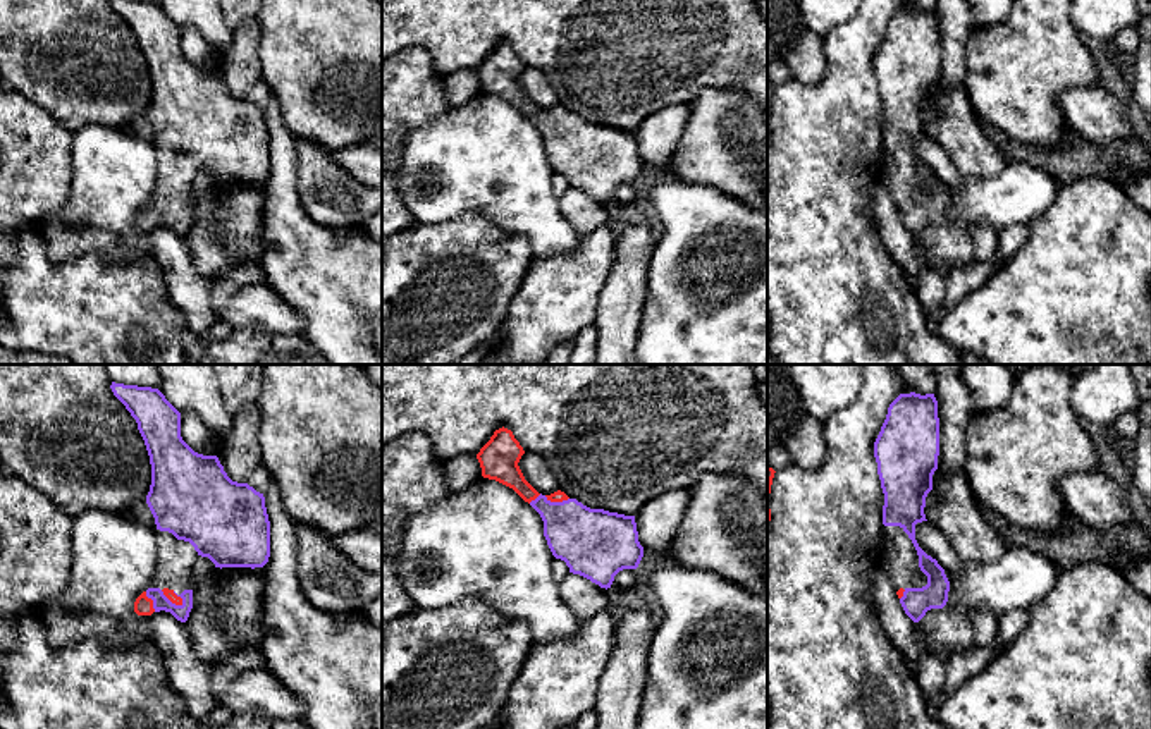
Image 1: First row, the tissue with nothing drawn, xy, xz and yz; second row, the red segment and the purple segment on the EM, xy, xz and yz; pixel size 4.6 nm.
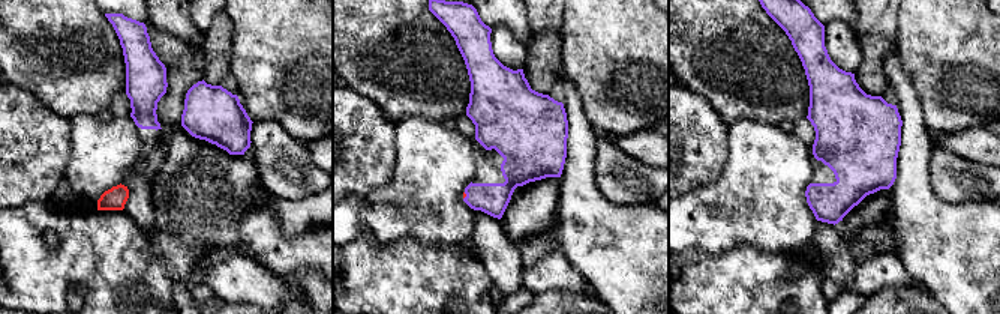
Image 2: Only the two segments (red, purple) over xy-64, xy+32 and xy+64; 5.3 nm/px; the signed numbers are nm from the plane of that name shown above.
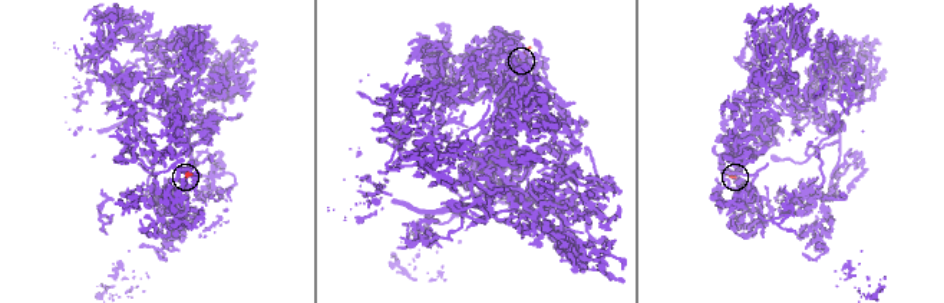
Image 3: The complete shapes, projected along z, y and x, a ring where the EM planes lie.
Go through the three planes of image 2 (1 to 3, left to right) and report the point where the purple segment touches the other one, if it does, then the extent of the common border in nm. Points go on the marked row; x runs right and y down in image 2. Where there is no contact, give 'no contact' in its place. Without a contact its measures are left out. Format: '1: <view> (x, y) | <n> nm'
1: no contact
2: xy+32 (465, 196) | 40 nm
3: no contact

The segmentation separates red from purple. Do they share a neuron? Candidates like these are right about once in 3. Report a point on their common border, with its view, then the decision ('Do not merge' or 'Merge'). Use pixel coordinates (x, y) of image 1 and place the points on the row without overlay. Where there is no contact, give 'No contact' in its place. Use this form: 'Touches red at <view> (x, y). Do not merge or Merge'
Touches red at xy (172, 217). Merge

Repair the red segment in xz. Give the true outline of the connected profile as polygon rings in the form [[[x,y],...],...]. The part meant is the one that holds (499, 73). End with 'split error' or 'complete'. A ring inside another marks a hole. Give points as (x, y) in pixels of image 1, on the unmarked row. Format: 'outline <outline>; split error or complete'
outline [[[499,43],[480,64],[482,91],[513,103],[544,136],[544,151],[556,174],[600,203],[611,203],[623,184],[637,184],[643,162],[635,131],[590,124],[557,105],[539,108],[523,91],[518,77],[525,69],[513,46]]]; split error

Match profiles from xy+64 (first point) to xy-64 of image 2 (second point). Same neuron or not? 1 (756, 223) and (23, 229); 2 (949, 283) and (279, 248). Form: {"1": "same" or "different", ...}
{"1": "different", "2": "same"}

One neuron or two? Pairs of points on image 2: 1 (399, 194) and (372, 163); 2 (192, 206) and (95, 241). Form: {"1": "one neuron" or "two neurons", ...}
{"1": "two neurons", "2": "one neuron"}

